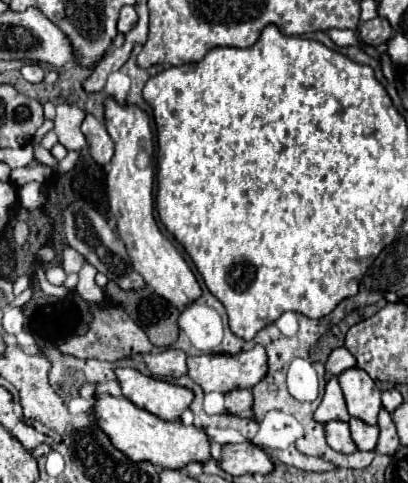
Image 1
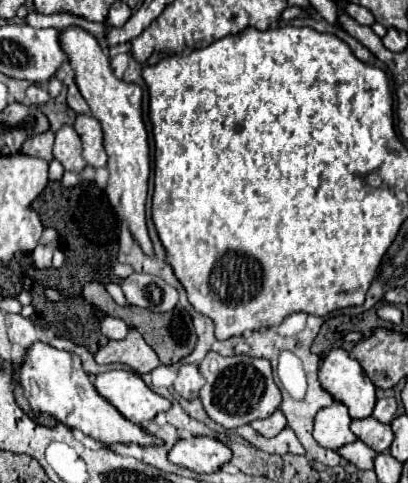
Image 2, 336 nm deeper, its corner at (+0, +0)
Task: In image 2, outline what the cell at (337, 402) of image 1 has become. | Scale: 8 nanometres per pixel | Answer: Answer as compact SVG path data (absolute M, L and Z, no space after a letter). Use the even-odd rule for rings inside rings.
M333 402L327 408L321 408L315 416L315 430L313 438L331 450L339 450L341 446L355 442L355 434L349 430L349 412L347 406L341 402Z

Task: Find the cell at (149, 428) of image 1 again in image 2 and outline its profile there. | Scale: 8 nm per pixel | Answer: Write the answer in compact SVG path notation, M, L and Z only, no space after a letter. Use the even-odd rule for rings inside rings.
M37 342L27 350L29 358L23 362L19 370L19 382L25 390L25 398L29 400L33 412L47 412L55 420L63 422L73 430L81 430L83 434L99 440L101 444L139 444L139 446L163 446L163 440L155 434L145 432L145 428L129 422L111 402L107 402L91 378L85 374L81 366L81 358L73 352L57 350L49 344Z

